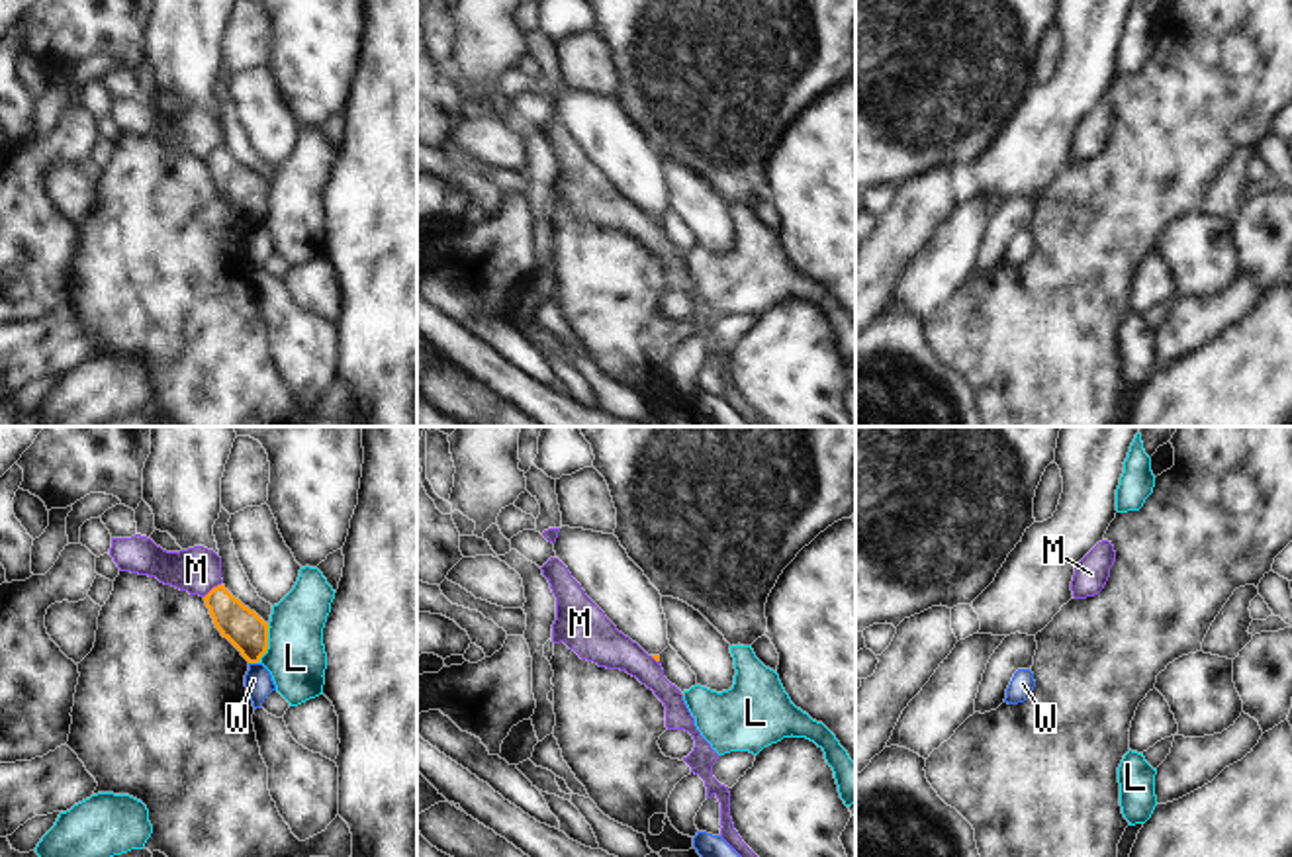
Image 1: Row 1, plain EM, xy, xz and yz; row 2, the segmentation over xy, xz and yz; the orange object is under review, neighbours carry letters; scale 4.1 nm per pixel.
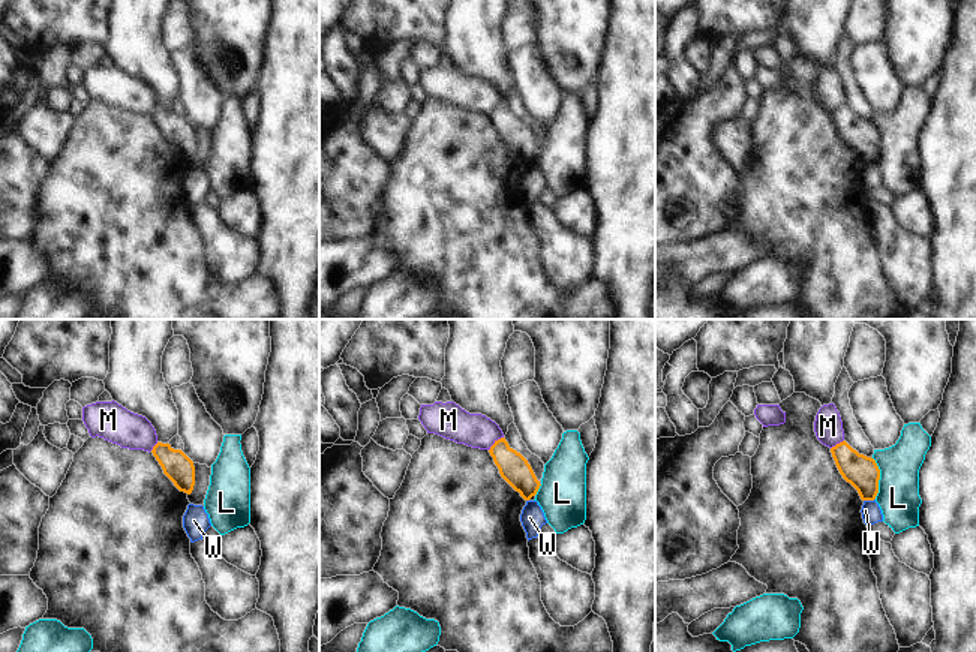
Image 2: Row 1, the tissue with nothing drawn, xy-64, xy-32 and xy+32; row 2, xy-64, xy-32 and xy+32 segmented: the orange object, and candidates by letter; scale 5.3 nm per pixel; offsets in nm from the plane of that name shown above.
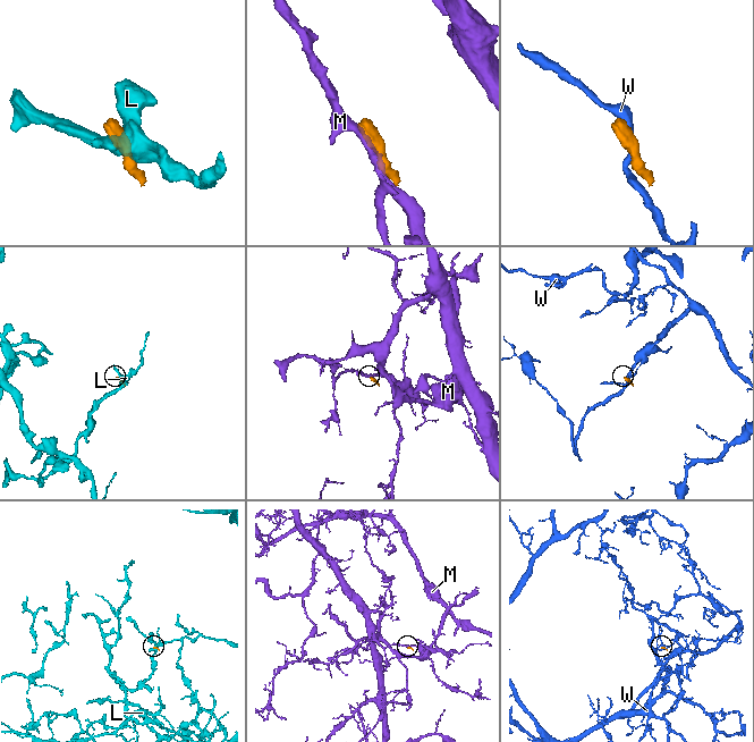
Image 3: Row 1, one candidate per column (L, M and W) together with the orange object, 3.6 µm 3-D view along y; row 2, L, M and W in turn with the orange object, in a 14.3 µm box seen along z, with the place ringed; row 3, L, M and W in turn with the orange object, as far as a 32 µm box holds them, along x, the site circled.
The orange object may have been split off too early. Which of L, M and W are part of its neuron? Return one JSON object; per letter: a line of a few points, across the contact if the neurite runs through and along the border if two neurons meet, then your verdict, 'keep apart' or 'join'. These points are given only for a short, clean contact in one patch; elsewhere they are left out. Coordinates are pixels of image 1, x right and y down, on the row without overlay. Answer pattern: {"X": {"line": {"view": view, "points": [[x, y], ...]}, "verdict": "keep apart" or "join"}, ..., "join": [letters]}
{"L": {"verdict": "keep apart"}, "M": {"line": {"view": "xy", "points": [[220, 145], [204, 159]]}, "verdict": "keep apart"}, "W": {"verdict": "keep apart"}, "join": []}

